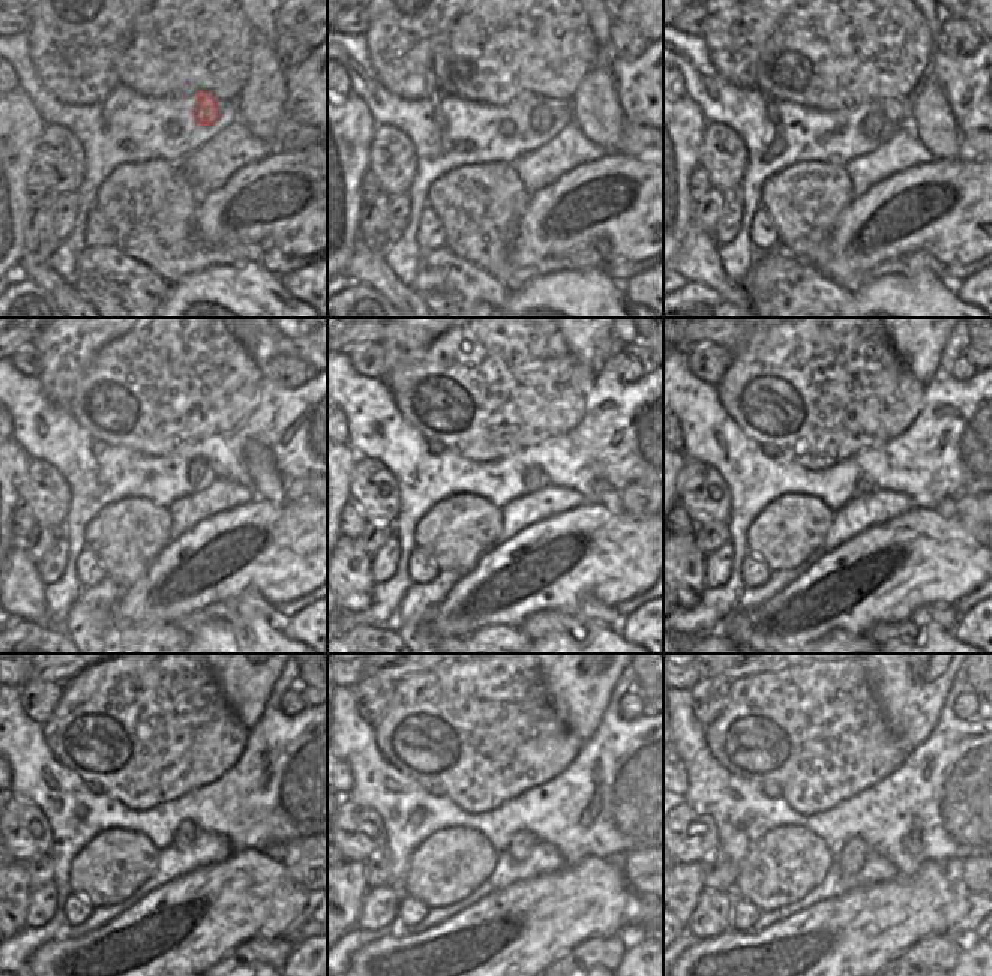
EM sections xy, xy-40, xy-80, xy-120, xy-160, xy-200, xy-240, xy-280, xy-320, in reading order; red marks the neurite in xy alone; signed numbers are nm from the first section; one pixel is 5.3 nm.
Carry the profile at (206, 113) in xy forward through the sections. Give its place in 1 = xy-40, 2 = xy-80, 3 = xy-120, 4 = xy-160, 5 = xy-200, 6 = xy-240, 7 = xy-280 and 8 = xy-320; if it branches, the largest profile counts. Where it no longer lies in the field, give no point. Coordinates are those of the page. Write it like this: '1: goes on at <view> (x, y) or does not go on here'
1: goes on at xy-40 (541, 119)
2: goes on at xy-80 (872, 126)
3: goes on at xy-120 (200, 474)
4: goes on at xy-160 (535, 480)
5: goes on at xy-200 (863, 488)
6: goes on at xy-240 (186, 832)
7: goes on at xy-280 (523, 843)
8: goes on at xy-320 (854, 855)

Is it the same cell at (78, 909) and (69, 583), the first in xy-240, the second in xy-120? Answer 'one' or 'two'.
two

